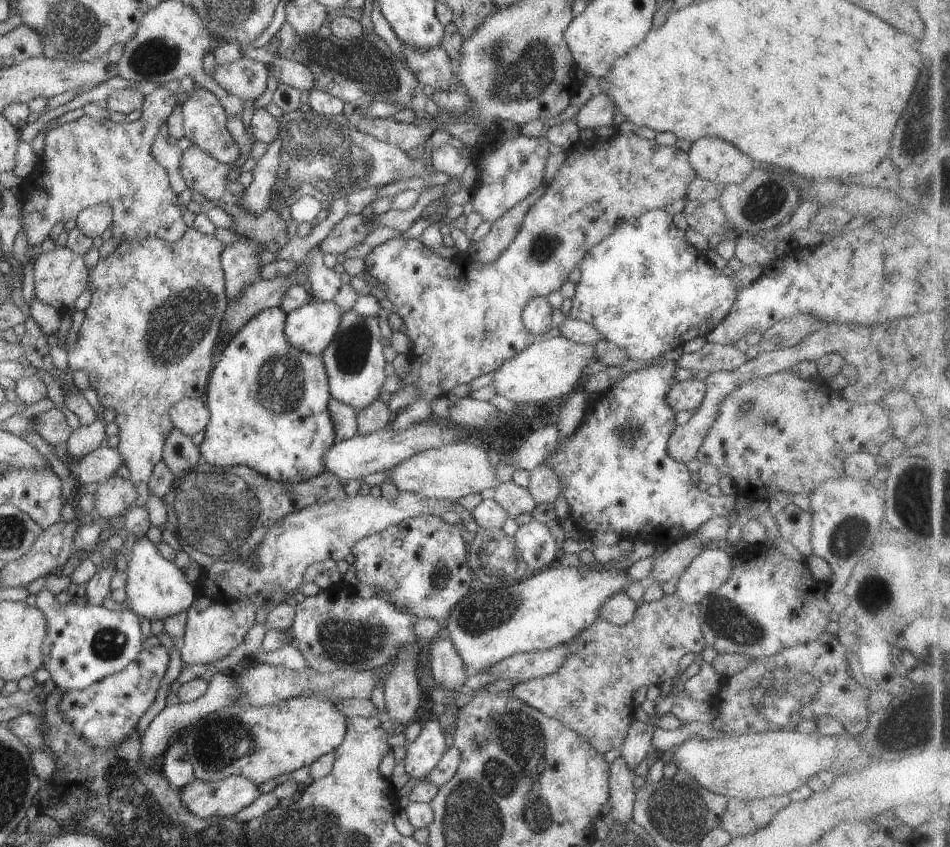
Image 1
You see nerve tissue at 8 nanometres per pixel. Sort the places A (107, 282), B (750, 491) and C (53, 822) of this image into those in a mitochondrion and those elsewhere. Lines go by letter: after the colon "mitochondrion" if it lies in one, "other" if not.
A: other
B: other
C: other

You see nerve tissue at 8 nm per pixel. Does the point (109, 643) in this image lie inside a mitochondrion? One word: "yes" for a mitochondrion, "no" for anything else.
yes

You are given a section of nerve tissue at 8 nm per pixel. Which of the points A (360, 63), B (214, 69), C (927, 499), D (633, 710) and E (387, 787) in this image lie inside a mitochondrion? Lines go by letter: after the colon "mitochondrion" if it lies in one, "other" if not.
A: mitochondrion
B: other
C: mitochondrion
D: other
E: other

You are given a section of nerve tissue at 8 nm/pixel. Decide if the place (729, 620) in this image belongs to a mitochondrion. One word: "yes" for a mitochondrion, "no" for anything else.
yes

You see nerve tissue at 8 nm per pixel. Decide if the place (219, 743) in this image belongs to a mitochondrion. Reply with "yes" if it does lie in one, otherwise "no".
yes

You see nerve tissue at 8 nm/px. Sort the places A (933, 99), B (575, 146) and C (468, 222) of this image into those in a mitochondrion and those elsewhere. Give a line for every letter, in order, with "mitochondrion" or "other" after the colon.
A: mitochondrion
B: other
C: other

